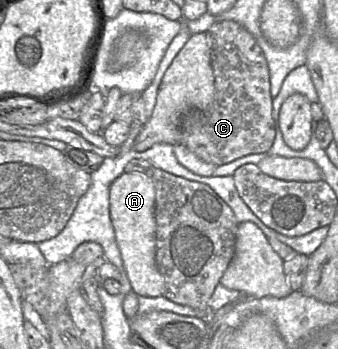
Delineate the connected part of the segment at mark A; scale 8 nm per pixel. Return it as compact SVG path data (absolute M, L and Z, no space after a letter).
M122 173L110 186L110 217L132 291L138 296L160 297L165 283L156 262L156 192L143 173Z

